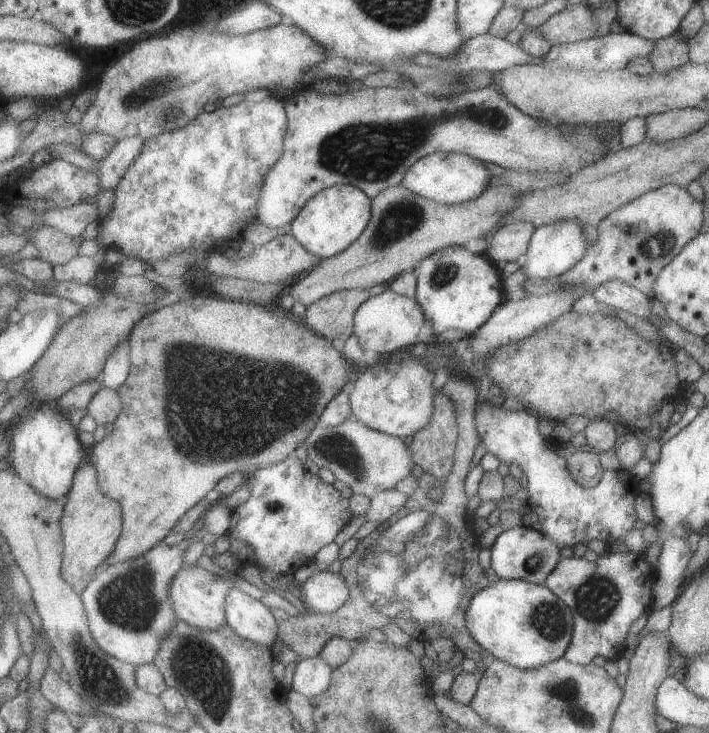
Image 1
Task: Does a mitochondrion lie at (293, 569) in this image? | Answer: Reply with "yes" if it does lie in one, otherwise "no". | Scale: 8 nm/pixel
no

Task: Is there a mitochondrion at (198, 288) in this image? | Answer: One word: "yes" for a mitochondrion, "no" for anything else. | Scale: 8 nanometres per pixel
no

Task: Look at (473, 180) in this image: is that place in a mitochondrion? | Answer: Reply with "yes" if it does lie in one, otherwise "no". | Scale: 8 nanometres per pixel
no

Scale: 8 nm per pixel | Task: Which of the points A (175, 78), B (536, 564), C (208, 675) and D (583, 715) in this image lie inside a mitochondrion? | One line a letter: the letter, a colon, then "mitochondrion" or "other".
A: mitochondrion
B: mitochondrion
C: mitochondrion
D: mitochondrion

